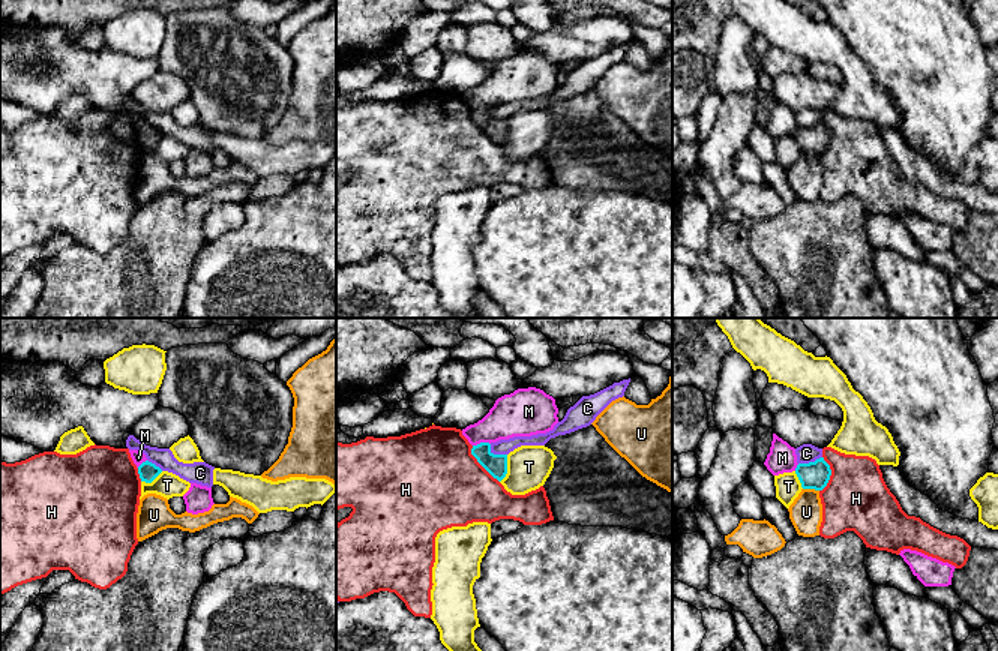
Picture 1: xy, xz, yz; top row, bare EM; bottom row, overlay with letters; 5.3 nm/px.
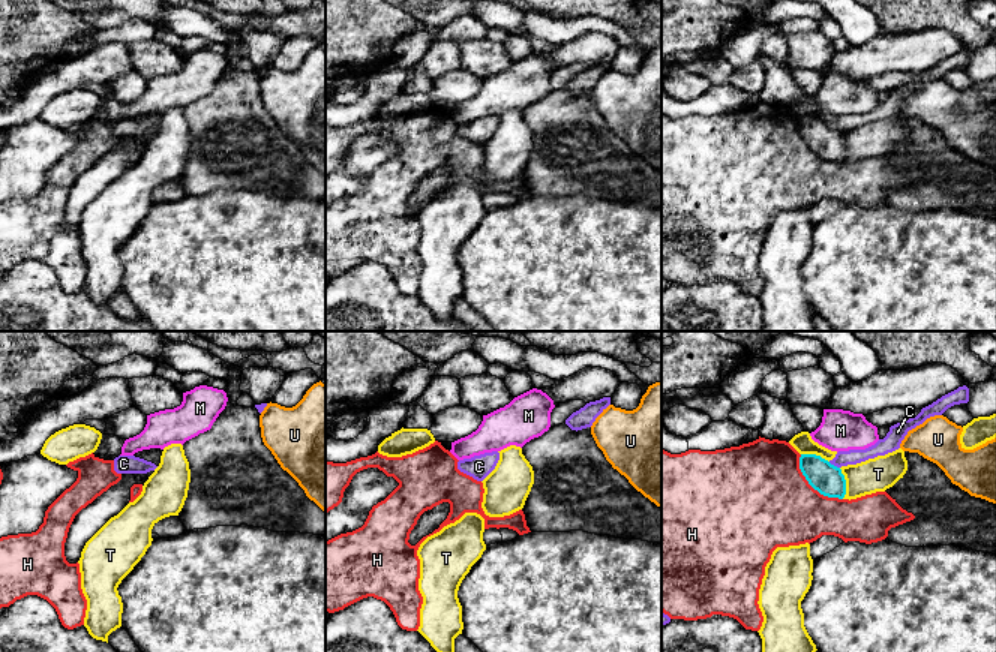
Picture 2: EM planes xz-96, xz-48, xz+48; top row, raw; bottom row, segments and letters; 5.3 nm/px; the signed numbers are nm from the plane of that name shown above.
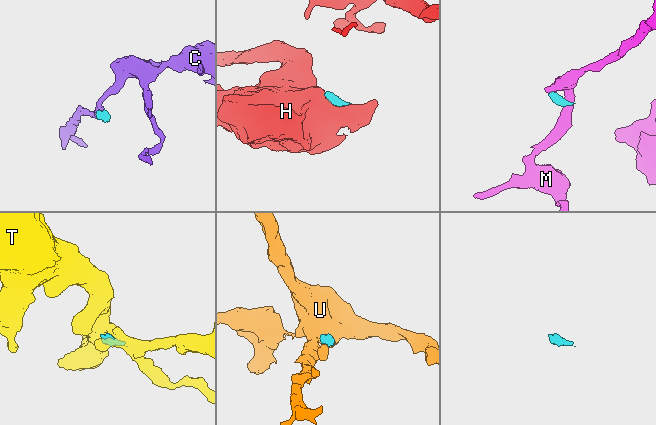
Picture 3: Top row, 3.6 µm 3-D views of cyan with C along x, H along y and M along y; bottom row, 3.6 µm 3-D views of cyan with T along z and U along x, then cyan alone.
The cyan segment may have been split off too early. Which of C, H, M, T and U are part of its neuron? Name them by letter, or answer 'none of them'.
none of them

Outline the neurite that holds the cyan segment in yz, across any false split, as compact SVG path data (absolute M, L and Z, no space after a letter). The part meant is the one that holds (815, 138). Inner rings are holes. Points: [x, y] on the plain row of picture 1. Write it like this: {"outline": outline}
{"outline": "M819 122L815 126L798 128L795 138L803 153L822 154L830 144L831 134L824 122Z"}

